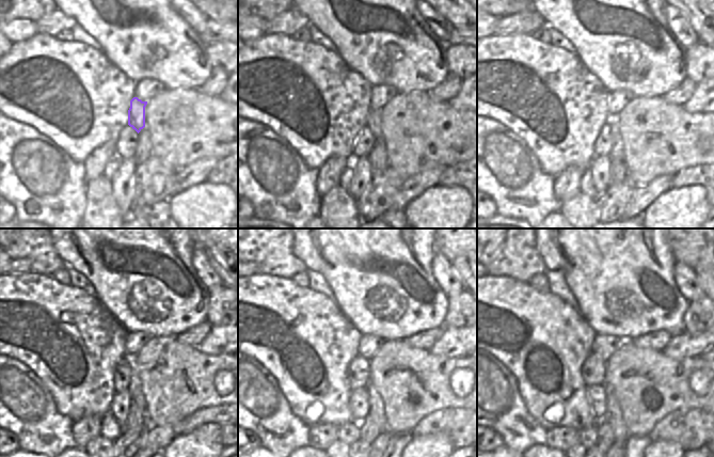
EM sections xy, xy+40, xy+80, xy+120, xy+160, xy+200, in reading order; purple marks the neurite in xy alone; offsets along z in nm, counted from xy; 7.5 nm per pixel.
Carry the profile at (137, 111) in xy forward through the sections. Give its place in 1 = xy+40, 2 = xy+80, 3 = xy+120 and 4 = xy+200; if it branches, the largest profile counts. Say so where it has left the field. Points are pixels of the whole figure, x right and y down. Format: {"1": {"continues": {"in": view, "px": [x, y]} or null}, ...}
{"1": {"continues": {"in": "xy+40", "px": [374, 116]}}, "2": {"continues": {"in": "xy+80", "px": [617, 151]}}, "3": {"continues": {"in": "xy+120", "px": [137, 397]}}, "4": {"continues": {"in": "xy+200", "px": [613, 415]}}}

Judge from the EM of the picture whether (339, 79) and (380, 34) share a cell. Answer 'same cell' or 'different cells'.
different cells

